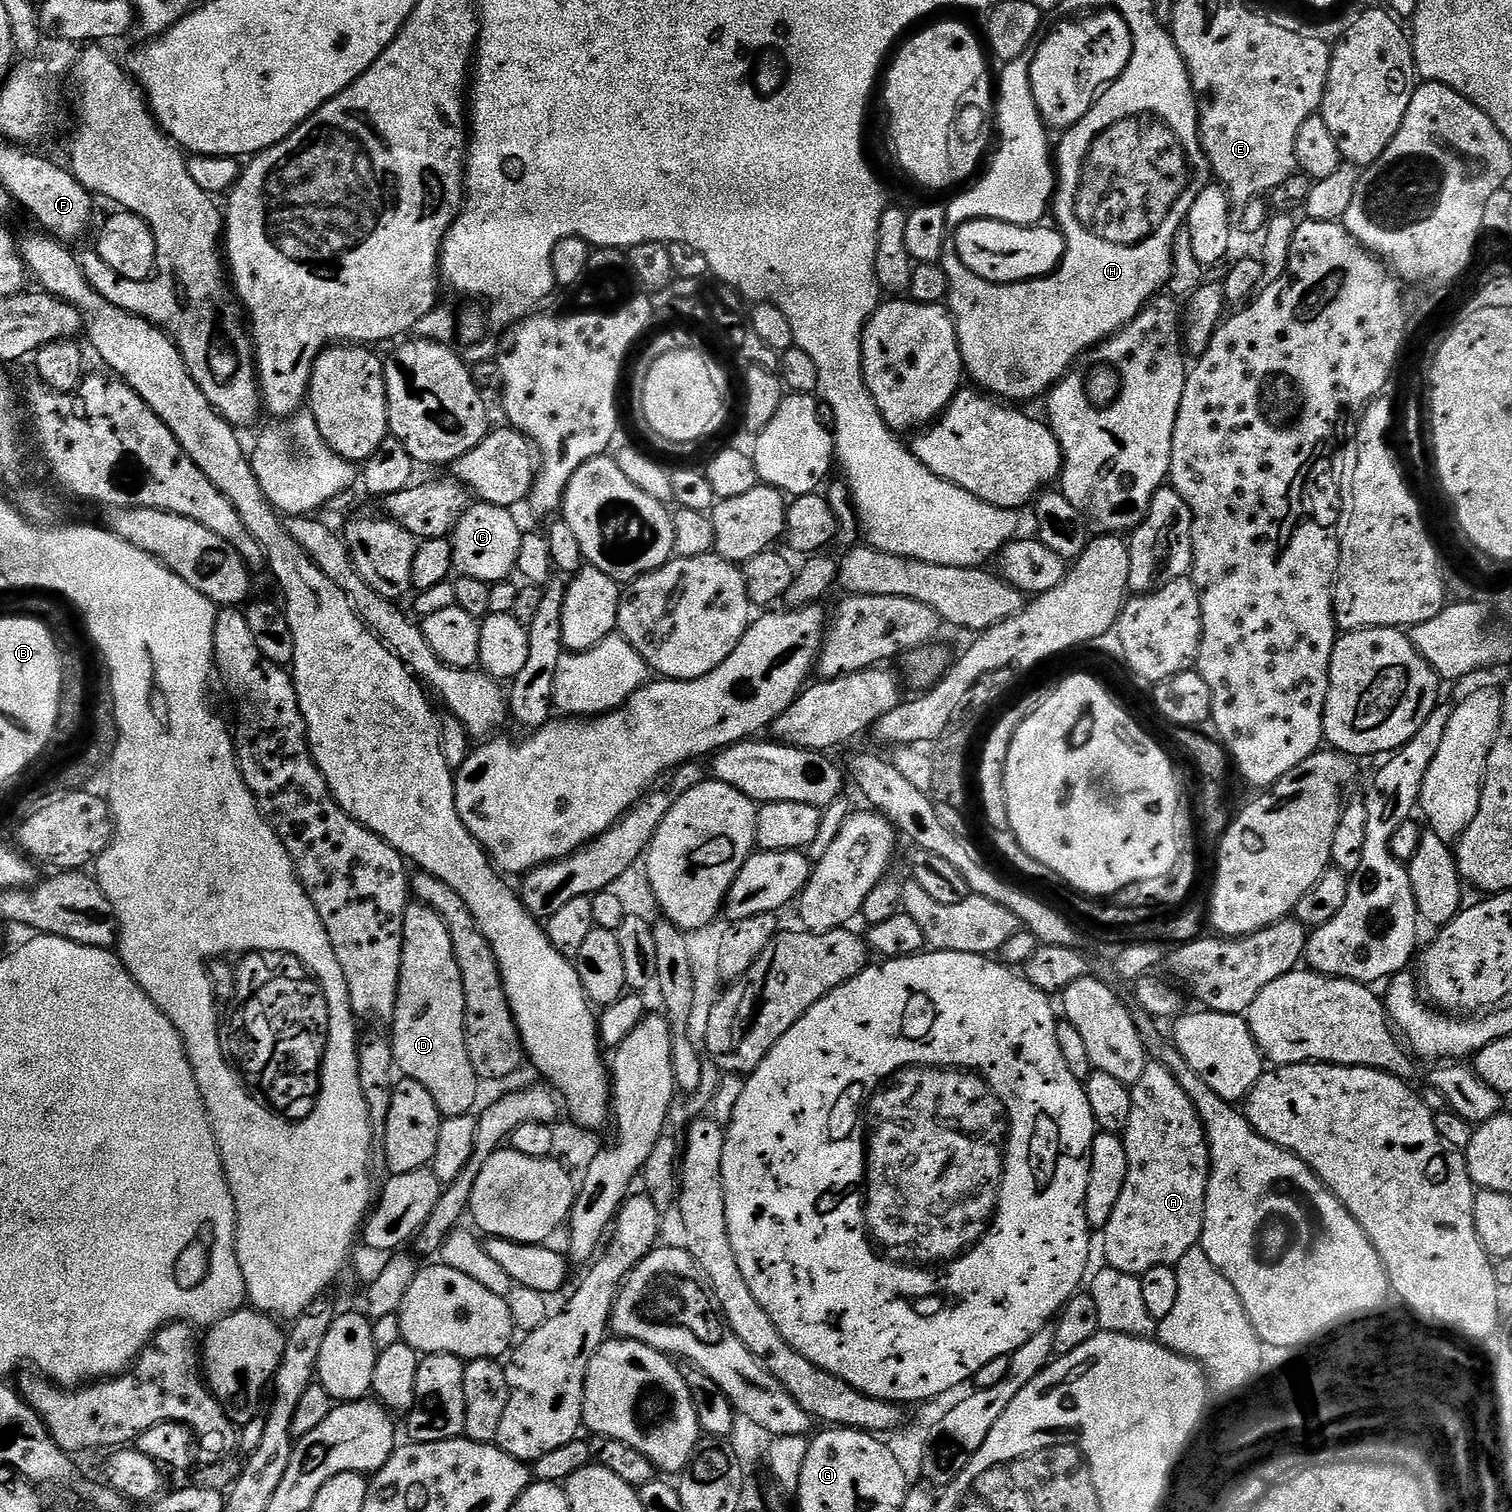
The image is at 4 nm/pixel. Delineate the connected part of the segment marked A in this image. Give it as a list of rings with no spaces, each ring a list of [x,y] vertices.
[[[1149,1062],[1142,1070],[1142,1078],[1131,1085],[1132,1105],[1130,1122],[1122,1134],[1126,1146],[1126,1186],[1114,1205],[1110,1222],[1102,1229],[1104,1256],[1107,1267],[1122,1271],[1123,1274],[1141,1277],[1154,1266],[1175,1266],[1191,1248],[1200,1243],[1206,1206],[1206,1186],[1210,1170],[1210,1150],[1204,1127],[1194,1102],[1178,1086],[1174,1074],[1166,1066]]]

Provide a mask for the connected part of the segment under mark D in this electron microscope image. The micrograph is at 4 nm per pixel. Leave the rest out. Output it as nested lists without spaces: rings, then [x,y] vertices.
[[[412,902],[404,910],[402,938],[404,939],[404,945],[402,946],[402,970],[400,971],[400,981],[398,982],[398,1002],[390,1021],[390,1027],[392,1027],[392,1032],[390,1031],[392,1053],[396,1059],[399,1075],[418,1082],[421,1086],[426,1086],[426,1090],[430,1090],[430,1095],[434,1098],[434,1106],[438,1106],[441,1117],[469,1115],[473,1111],[472,1107],[475,1106],[476,1099],[480,1096],[482,1081],[480,1075],[474,1070],[474,1062],[470,1062],[470,1050],[466,1050],[466,990],[462,986],[462,974],[464,972],[458,970],[458,958],[454,954],[454,942],[450,938],[450,930],[446,926],[446,922],[442,922],[438,910],[434,910],[429,904]]]

